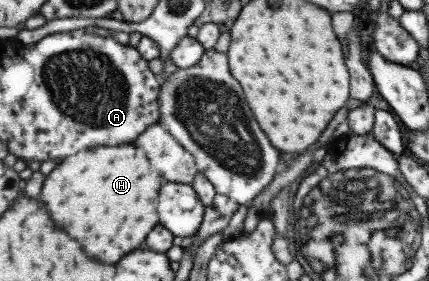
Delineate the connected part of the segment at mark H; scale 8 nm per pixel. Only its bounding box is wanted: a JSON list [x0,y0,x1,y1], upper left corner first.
[40,144,164,263]

